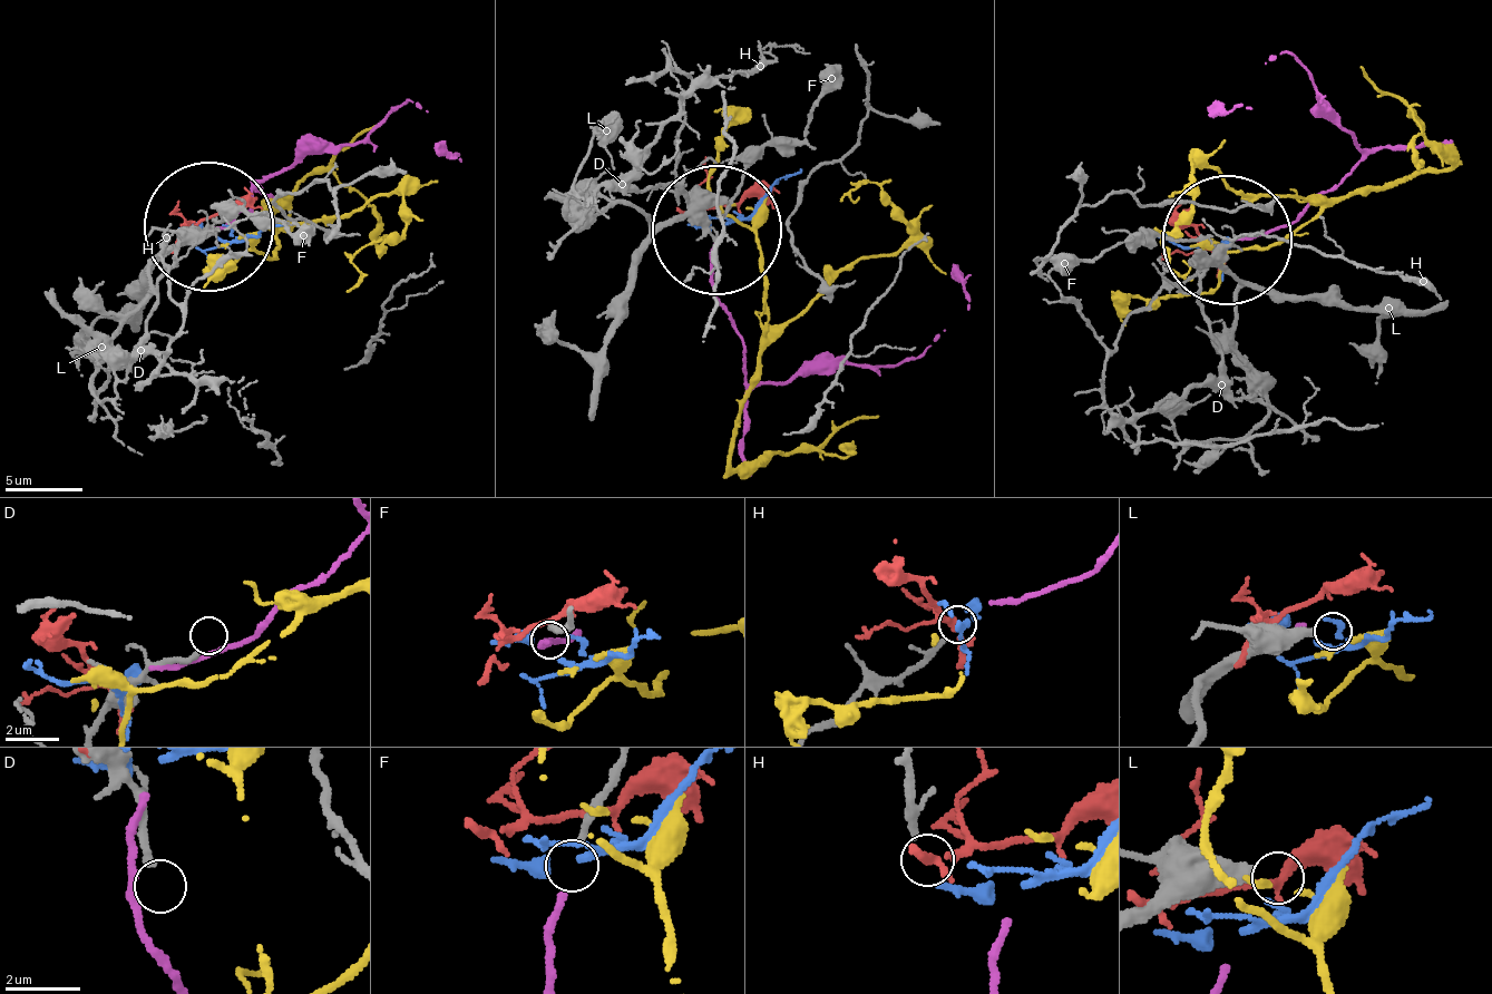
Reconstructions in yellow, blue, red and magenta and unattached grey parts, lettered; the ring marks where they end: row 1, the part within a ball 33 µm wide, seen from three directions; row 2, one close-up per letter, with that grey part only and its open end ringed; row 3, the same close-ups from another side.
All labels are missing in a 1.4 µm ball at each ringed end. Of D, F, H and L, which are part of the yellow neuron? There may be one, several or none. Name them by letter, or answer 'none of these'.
none of these

